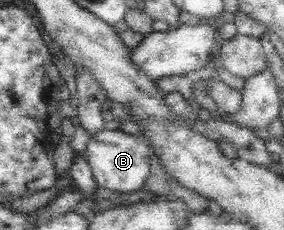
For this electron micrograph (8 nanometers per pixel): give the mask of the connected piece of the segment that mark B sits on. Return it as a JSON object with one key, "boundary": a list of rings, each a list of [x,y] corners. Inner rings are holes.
{"boundary":[[[125,126],[95,133],[88,141],[84,153],[98,187],[130,194],[139,191],[150,176],[153,156],[148,150],[148,143]]]}

